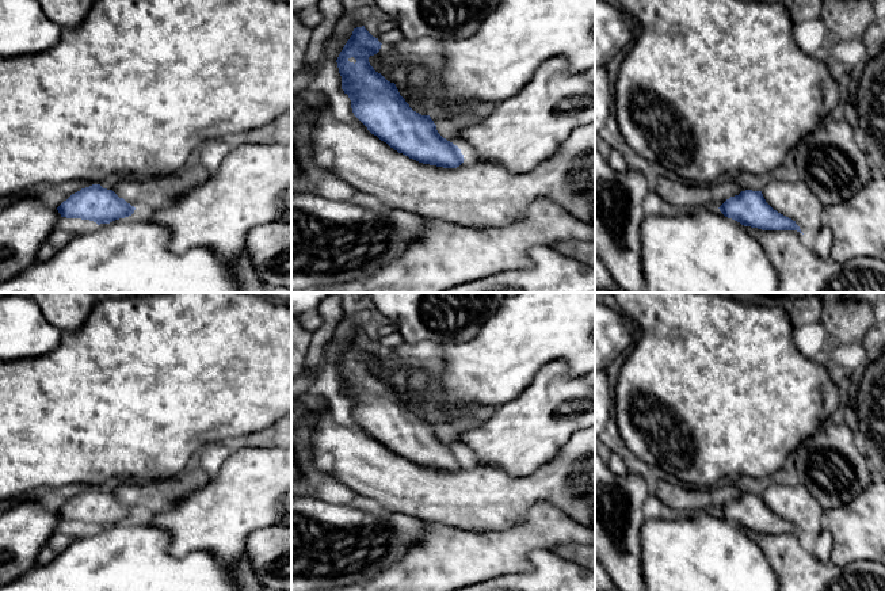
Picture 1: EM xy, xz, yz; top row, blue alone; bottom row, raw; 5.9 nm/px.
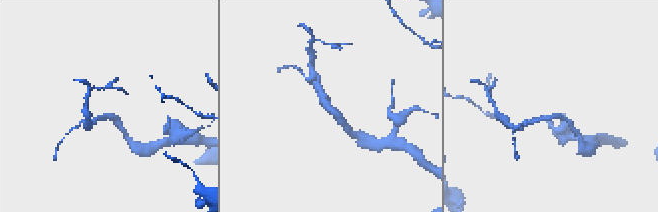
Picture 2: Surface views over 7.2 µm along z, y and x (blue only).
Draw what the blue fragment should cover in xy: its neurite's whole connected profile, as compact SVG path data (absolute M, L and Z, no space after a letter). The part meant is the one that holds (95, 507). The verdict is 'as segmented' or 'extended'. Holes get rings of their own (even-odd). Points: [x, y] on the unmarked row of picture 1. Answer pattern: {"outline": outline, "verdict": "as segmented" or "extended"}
{"outline": "M92 488L72 497L57 514L61 521L89 523L100 529L129 521L136 511L112 493Z", "verdict": "as segmented"}

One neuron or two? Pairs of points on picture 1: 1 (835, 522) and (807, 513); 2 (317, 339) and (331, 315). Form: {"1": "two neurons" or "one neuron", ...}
{"1": "two neurons", "2": "one neuron"}

